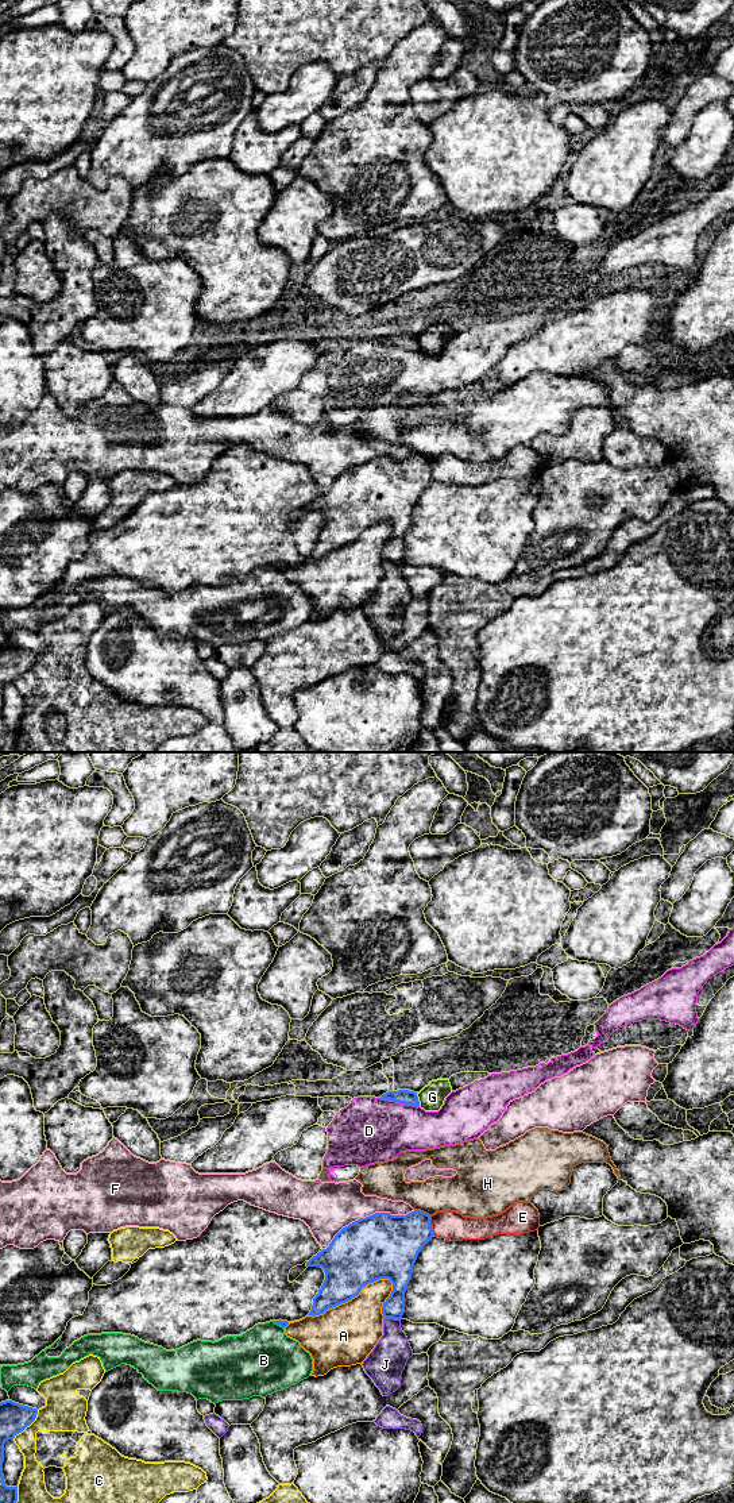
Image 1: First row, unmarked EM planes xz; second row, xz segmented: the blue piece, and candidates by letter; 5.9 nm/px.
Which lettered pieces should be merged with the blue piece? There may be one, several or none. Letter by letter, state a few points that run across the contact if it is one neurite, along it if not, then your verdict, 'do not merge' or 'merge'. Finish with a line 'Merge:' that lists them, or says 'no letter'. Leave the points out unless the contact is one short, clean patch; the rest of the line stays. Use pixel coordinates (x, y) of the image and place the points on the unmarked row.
A: do not merge
B: do not merge
C: do not merge
D: do not merge
E: line xz (429, 459), (433, 478); do not merge
F: do not merge
G: do not merge
H: do not merge
J: do not merge
Merge: no letter

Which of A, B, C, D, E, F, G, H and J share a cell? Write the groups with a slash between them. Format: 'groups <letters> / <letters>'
groups A / B / C / D / E J / F / G / H

